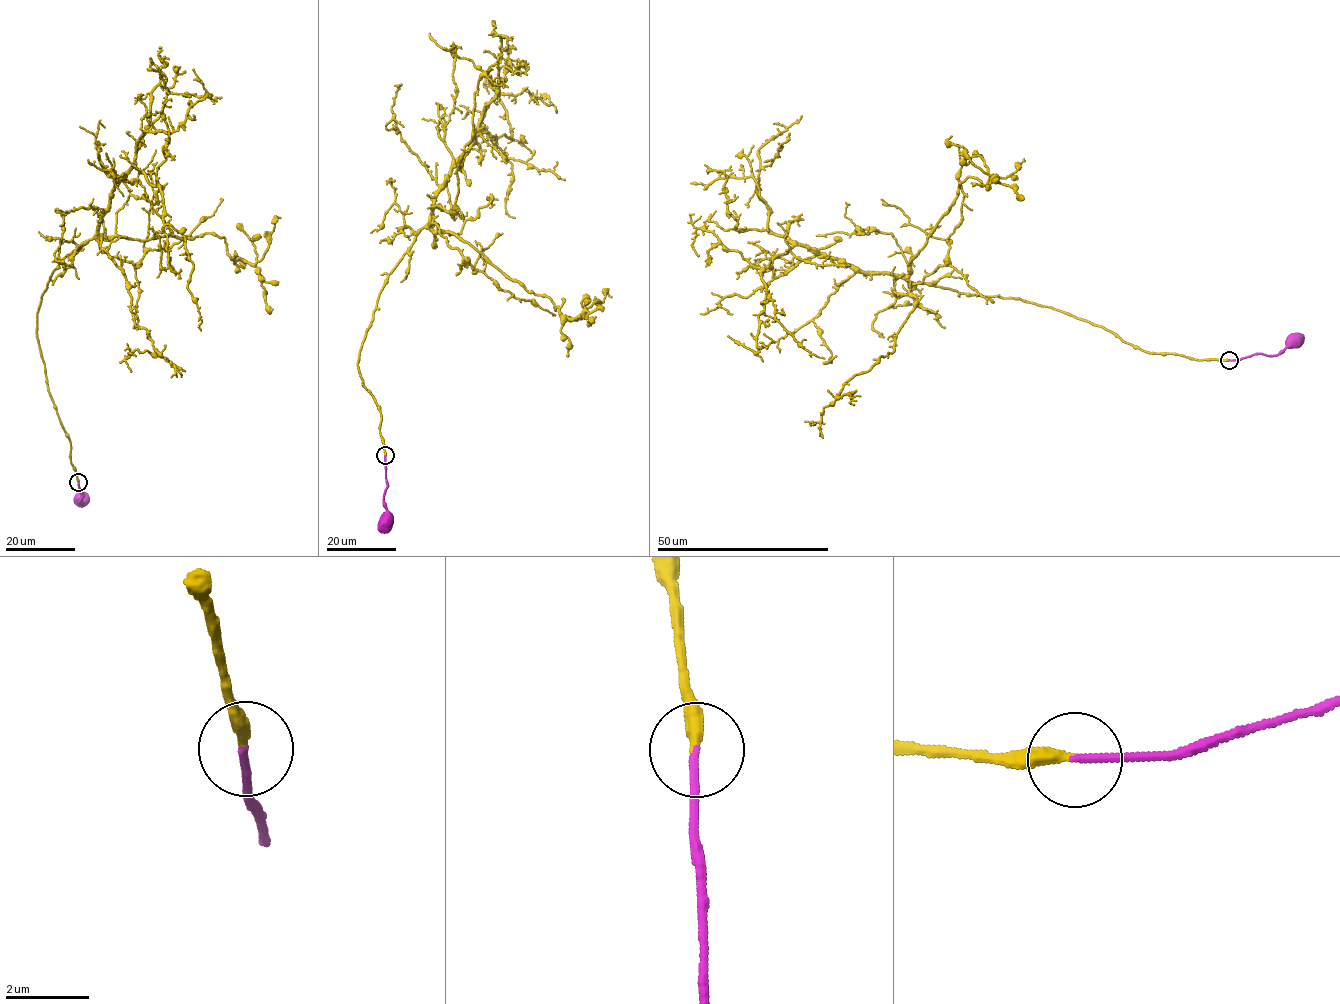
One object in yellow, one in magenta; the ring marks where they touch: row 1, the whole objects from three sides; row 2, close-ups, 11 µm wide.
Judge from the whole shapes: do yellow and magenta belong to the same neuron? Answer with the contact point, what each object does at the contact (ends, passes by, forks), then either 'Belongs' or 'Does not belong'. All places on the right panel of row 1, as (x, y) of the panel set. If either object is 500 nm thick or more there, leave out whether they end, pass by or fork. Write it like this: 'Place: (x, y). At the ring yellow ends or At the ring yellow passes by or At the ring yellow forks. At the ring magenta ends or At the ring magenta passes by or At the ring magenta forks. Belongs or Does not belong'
Place: (1229, 360). At the ring yellow ends. At the ring magenta ends. Belongs

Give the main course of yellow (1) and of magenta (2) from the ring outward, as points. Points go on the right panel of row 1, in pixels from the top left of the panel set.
1: (1229, 360), (1151, 353), (1051, 307), (864, 273), (796, 245), (761, 272), (760, 302), (824, 358)
2: (1229, 360), (1258, 353), (1278, 355), (1295, 341)

